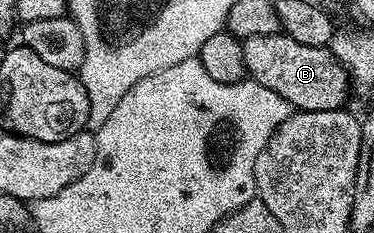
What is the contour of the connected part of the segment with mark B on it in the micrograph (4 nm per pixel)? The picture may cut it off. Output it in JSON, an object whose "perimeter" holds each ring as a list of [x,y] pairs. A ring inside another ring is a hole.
{"perimeter":[[[281,31],[274,35],[254,35],[243,38],[244,54],[246,55],[246,67],[248,77],[253,81],[262,83],[262,87],[270,87],[270,91],[278,91],[282,99],[296,111],[330,111],[331,109],[343,109],[349,103],[350,78],[344,70],[344,65],[332,54],[331,48],[322,46],[307,46],[298,43],[298,40]]]}

